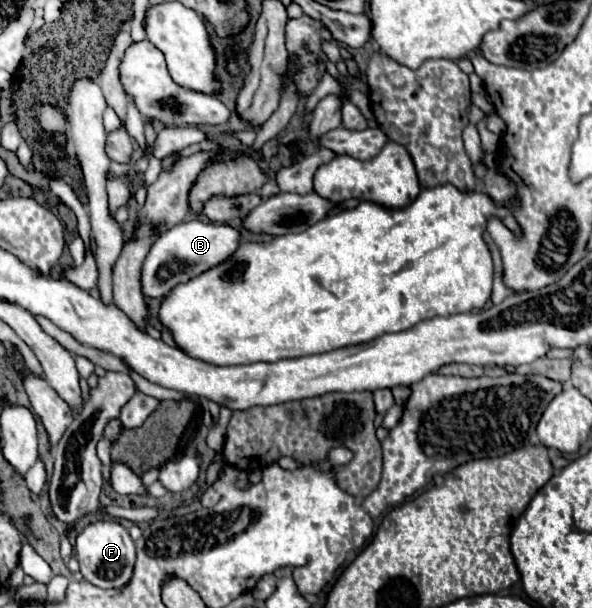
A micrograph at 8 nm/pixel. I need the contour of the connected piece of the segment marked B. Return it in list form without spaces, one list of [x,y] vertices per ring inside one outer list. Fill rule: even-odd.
[[[189,220],[189,222],[181,222],[177,226],[173,226],[171,230],[167,230],[165,234],[161,234],[143,266],[141,266],[141,292],[147,298],[163,298],[167,292],[171,292],[177,284],[187,282],[193,276],[199,276],[201,272],[209,270],[211,266],[221,264],[225,258],[229,258],[239,246],[239,230],[231,228],[231,226],[213,226],[213,224],[205,224],[201,220]],[[173,260],[179,260],[179,268],[173,268]],[[161,266],[171,266],[171,276],[167,280],[157,280],[157,270]]]

